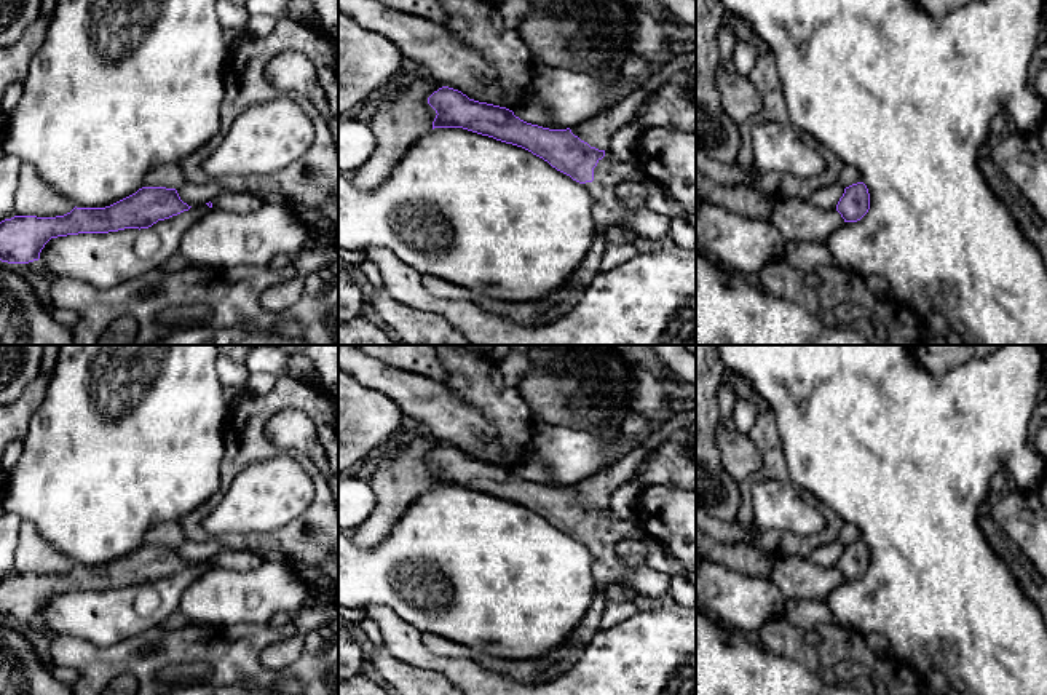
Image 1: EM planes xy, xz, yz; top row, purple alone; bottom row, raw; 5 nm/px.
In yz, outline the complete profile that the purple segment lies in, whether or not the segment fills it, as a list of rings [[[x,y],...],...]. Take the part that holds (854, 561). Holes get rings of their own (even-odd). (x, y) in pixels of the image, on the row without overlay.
[[[863,540],[852,542],[844,546],[843,554],[836,562],[836,569],[844,580],[860,578],[870,567],[870,551]]]

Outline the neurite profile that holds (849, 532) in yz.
[[[844,522],[844,526],[840,530],[838,542],[841,542],[846,546],[857,540],[862,540],[860,529],[854,524]]]

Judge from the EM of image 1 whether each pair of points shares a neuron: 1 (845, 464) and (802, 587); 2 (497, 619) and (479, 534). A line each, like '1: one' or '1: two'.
1: two
2: one

